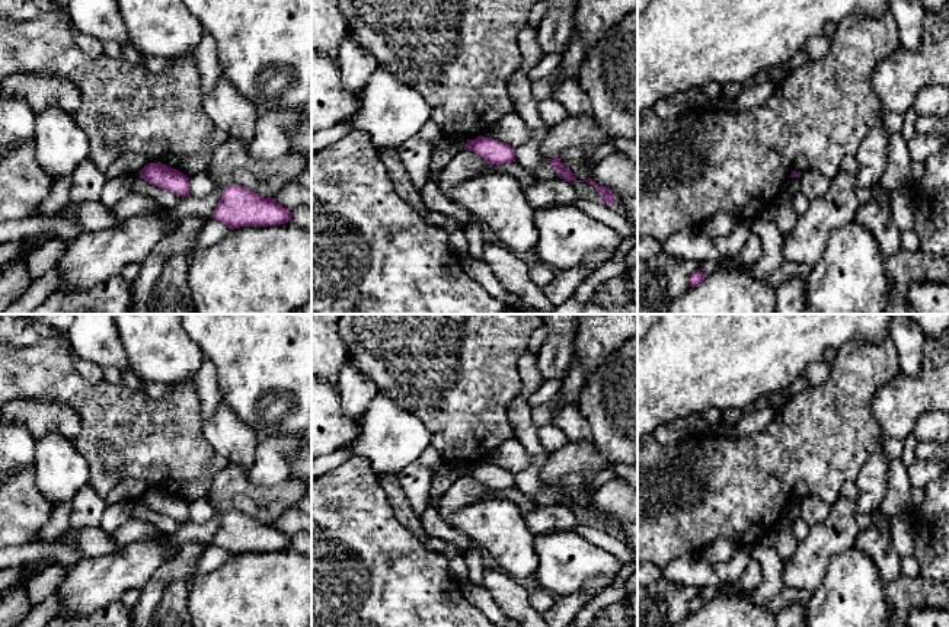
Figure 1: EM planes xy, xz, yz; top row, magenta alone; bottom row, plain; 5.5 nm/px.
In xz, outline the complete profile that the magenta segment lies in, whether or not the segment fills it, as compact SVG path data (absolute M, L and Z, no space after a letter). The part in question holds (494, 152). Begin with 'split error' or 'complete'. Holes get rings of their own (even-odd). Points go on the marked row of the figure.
complete; M479 135L474 140L467 140L464 150L473 151L488 164L504 164L515 161L515 148L489 137Z

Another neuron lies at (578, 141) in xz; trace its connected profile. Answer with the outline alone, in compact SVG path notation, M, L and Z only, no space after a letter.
M569 115L549 128L539 150L544 159L557 157L573 173L575 180L587 180L594 167L614 153L608 143L610 137L594 116Z

